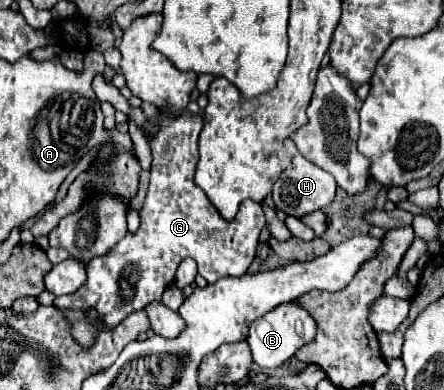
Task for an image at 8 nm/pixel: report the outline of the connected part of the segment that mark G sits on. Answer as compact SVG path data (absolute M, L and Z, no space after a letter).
M95 75L93 91L101 101L109 101L117 111L127 113L139 125L151 147L153 163L149 191L141 207L139 231L127 233L109 253L91 259L87 263L87 281L81 291L57 297L53 303L69 317L69 321L73 321L73 337L83 347L93 345L97 331L95 325L85 319L85 313L91 307L99 311L99 317L109 327L115 327L129 313L143 309L151 301L159 301L165 287L173 283L175 269L185 257L197 261L199 275L203 275L209 283L215 283L225 275L245 275L255 257L255 245L265 225L265 213L259 203L245 199L235 219L227 221L219 215L207 195L195 185L195 157L199 157L197 137L203 127L201 113L193 115L185 109L181 115L177 115L177 119L165 119L165 115L159 115L157 129L153 135L149 135L145 131L149 117L143 113L143 109L131 107L117 87L105 83L103 75Z

